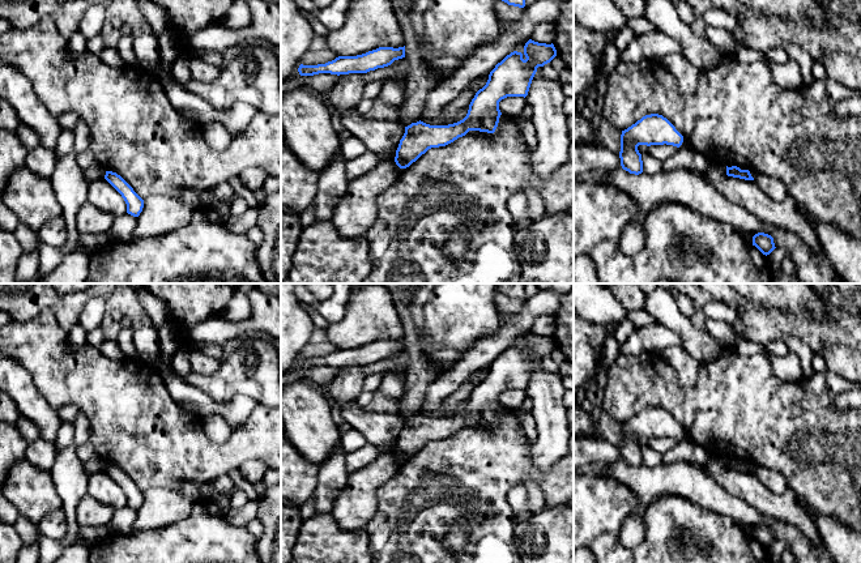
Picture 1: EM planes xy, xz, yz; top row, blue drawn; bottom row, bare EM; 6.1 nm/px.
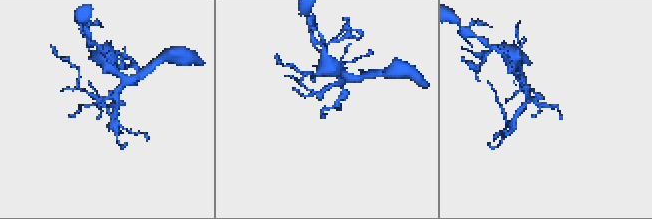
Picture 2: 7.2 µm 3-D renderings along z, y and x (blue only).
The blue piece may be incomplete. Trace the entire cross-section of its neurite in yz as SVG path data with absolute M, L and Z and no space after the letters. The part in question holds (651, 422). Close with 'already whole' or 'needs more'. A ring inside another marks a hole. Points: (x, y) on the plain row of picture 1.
M651 406L643 409L635 417L622 423L621 427L621 458L630 466L639 468L643 465L642 447L639 438L673 438L679 440L683 428L662 408Z; already whole

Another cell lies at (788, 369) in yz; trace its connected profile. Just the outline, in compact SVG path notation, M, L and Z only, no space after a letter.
M738 337L732 346L743 357L763 354L770 361L773 374L784 381L794 383L804 378L801 359L796 353L777 357L767 353L762 344L743 337Z

